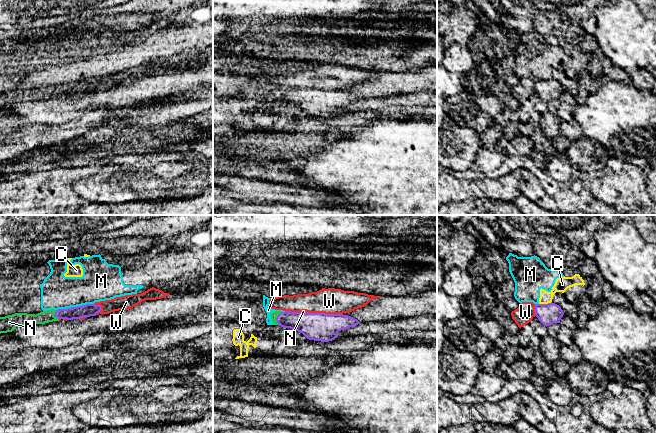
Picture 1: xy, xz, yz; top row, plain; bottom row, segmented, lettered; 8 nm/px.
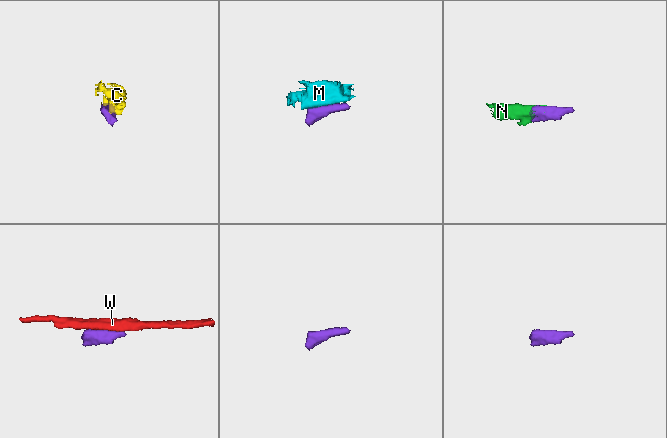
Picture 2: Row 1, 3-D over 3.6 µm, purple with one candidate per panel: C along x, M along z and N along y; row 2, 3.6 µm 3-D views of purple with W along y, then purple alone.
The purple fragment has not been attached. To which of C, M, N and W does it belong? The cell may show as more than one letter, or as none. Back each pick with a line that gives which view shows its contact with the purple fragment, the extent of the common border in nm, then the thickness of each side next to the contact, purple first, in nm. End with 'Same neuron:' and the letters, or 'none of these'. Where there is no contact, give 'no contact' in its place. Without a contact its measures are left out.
N: contact in xz; length 110 nm; calibres 180 and 50 nm
Same neuron: N

